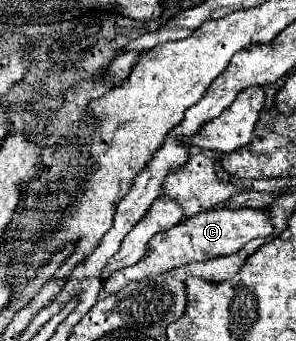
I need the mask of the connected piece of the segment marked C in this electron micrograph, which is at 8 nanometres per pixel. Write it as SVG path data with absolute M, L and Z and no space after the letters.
M211 209L211 211L201 211L193 217L183 219L181 223L171 227L169 231L157 233L149 241L145 257L141 261L137 261L135 265L113 271L109 275L109 279L105 279L103 291L109 293L109 295L115 295L133 281L153 277L153 275L161 275L169 269L179 267L179 265L193 263L193 261L207 261L207 259L221 257L221 255L231 255L233 251L239 251L247 241L251 241L255 237L267 237L269 233L273 233L273 225L269 223L267 213L261 211L261 209L237 209L237 211Z

